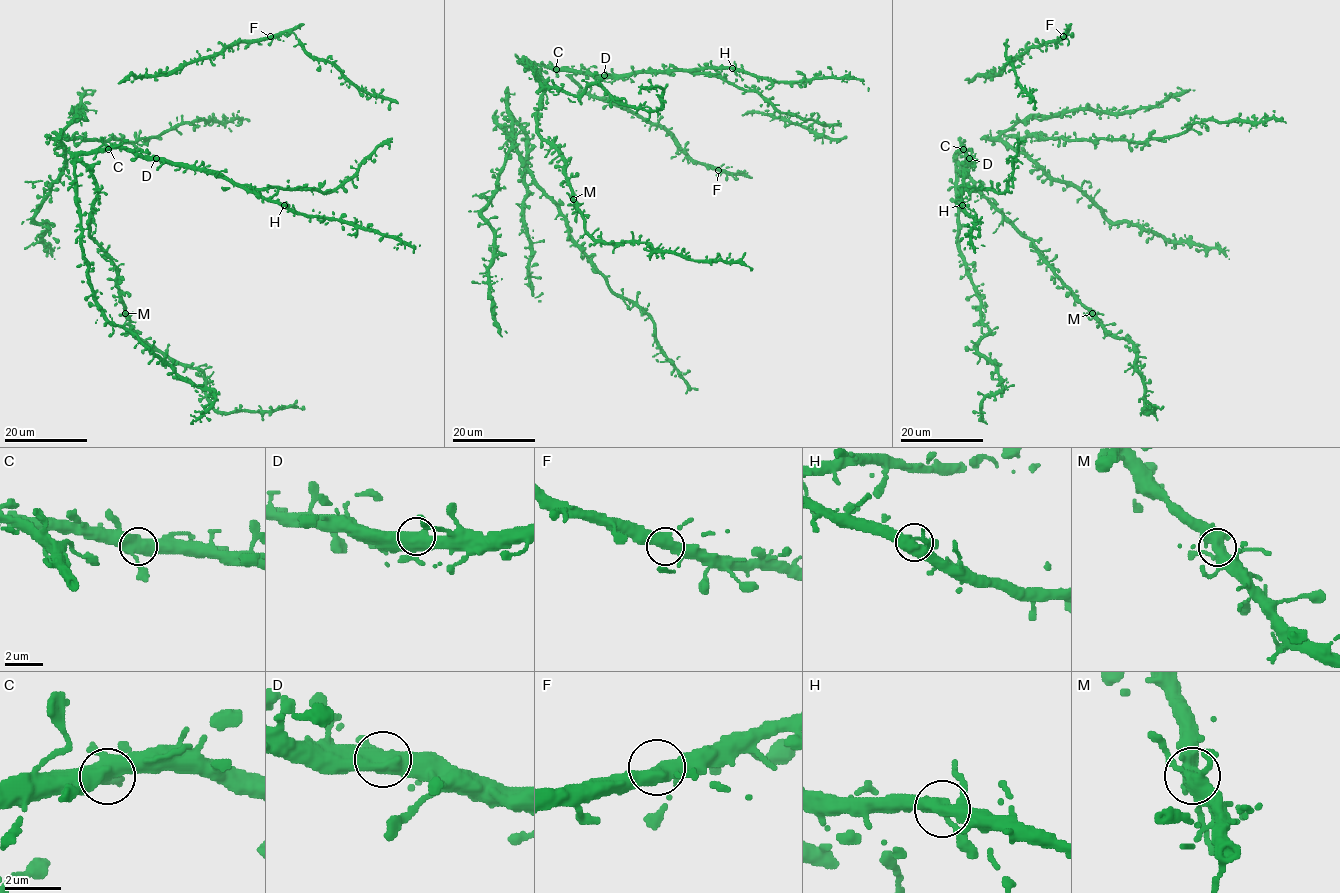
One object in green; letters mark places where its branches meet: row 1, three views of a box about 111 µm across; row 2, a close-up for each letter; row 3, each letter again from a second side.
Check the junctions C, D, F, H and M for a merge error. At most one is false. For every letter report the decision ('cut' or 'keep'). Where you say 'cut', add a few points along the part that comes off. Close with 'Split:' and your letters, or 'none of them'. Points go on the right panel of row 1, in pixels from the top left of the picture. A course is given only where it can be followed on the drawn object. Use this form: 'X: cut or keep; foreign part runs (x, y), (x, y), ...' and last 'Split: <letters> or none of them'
C: keep
D: keep
F: keep
H: keep
M: keep
Split: none of them

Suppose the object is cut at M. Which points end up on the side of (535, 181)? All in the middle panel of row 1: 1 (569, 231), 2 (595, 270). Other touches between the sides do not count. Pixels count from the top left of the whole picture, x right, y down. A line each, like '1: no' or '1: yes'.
1: yes
2: yes

